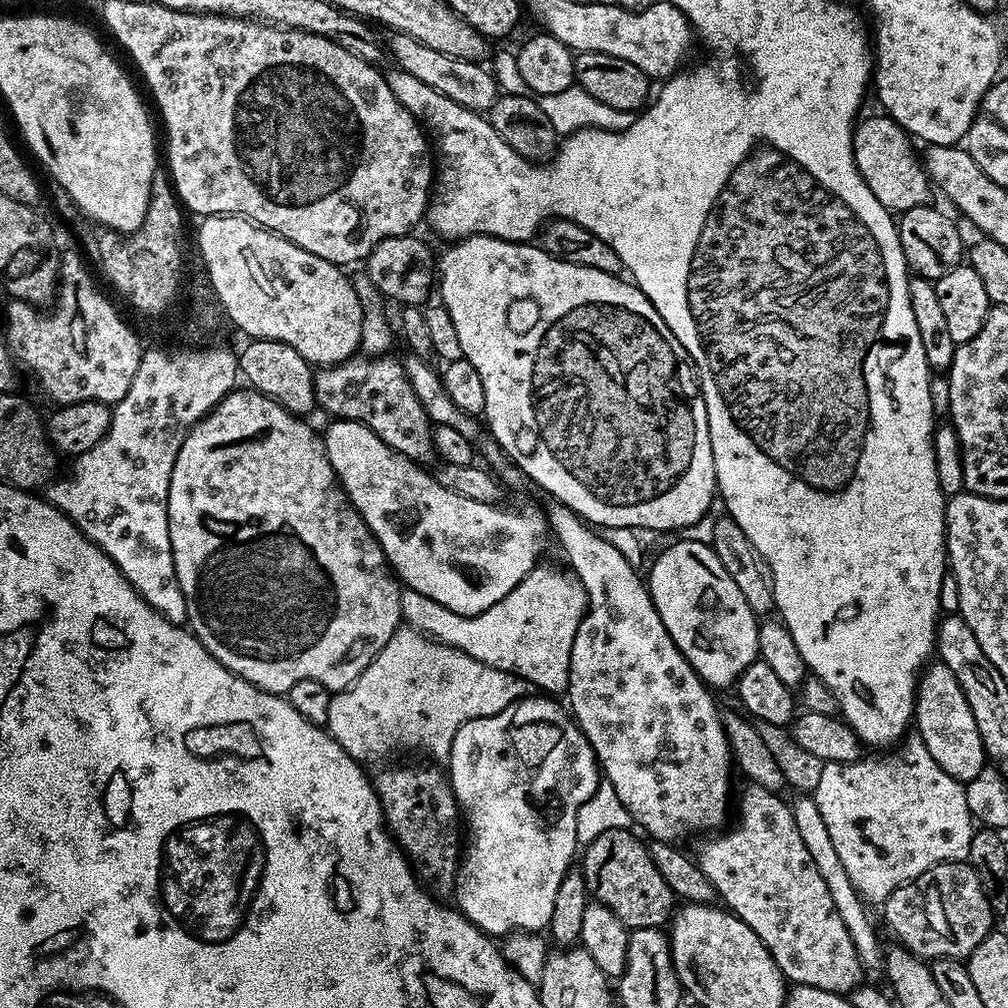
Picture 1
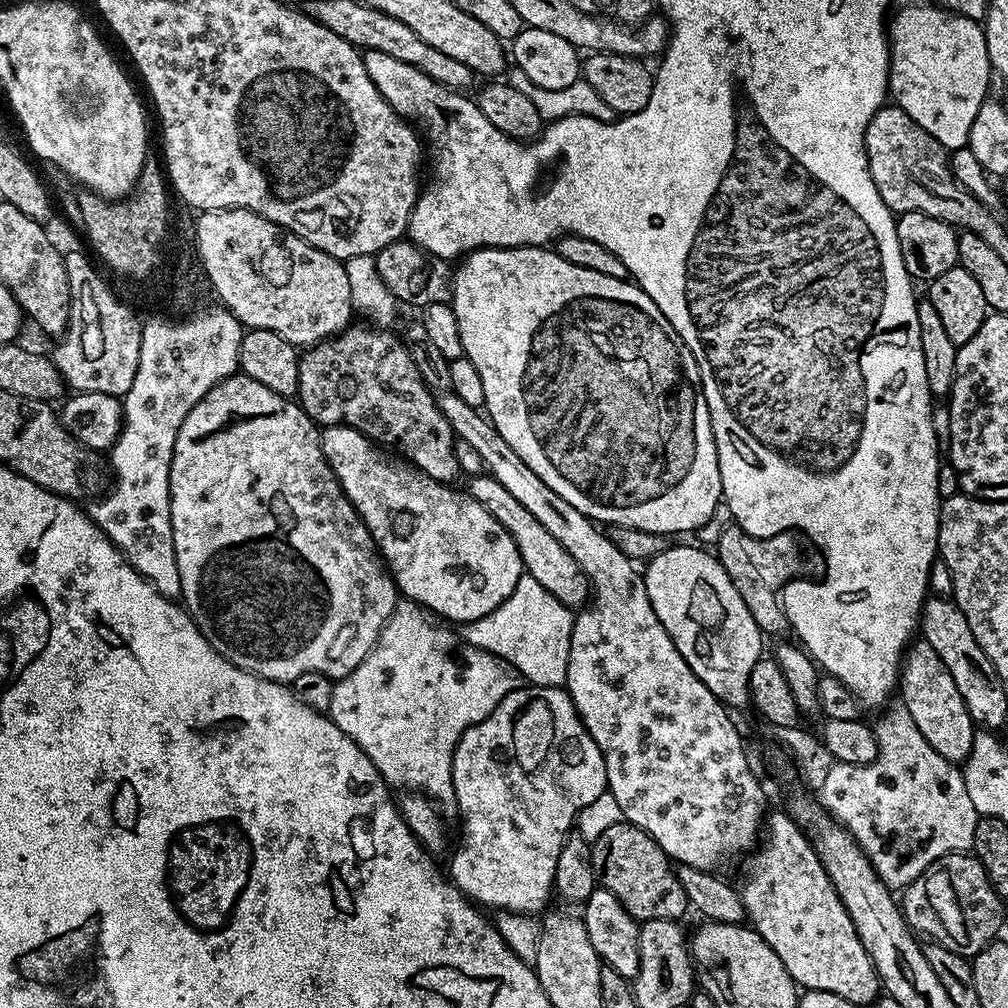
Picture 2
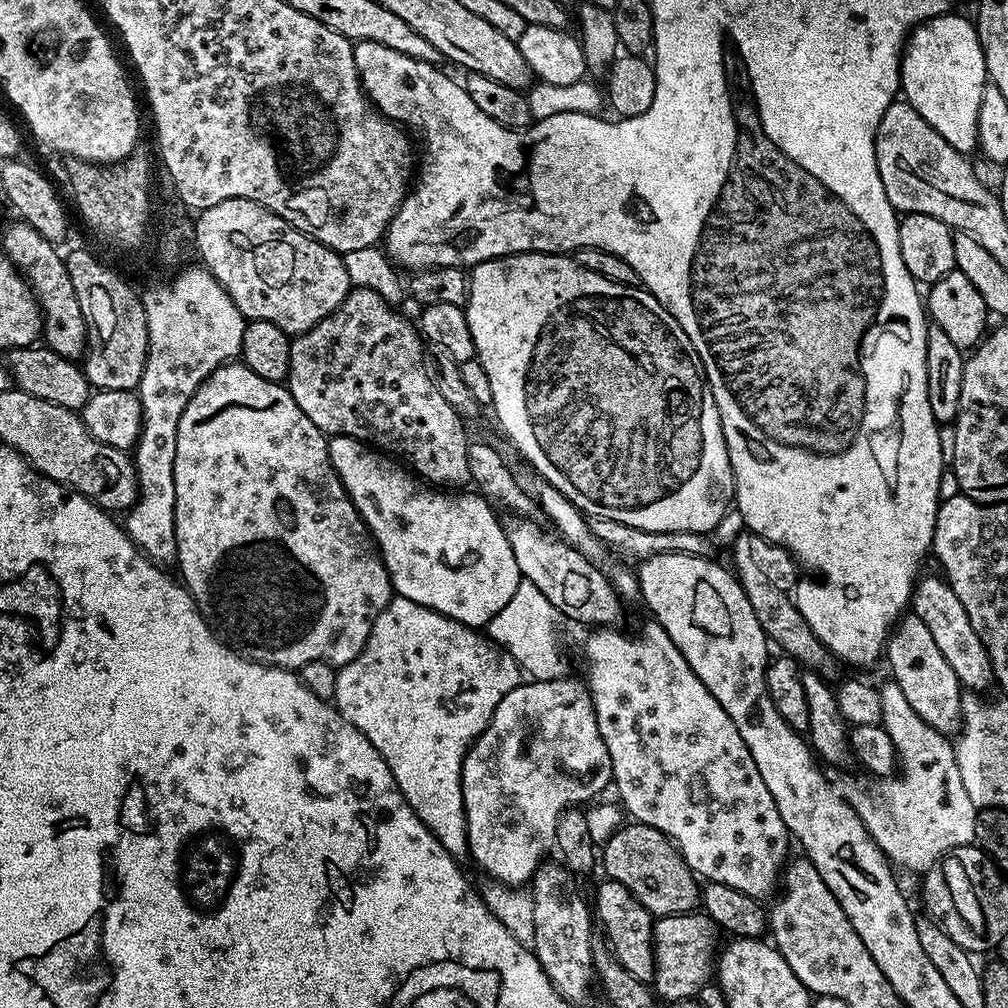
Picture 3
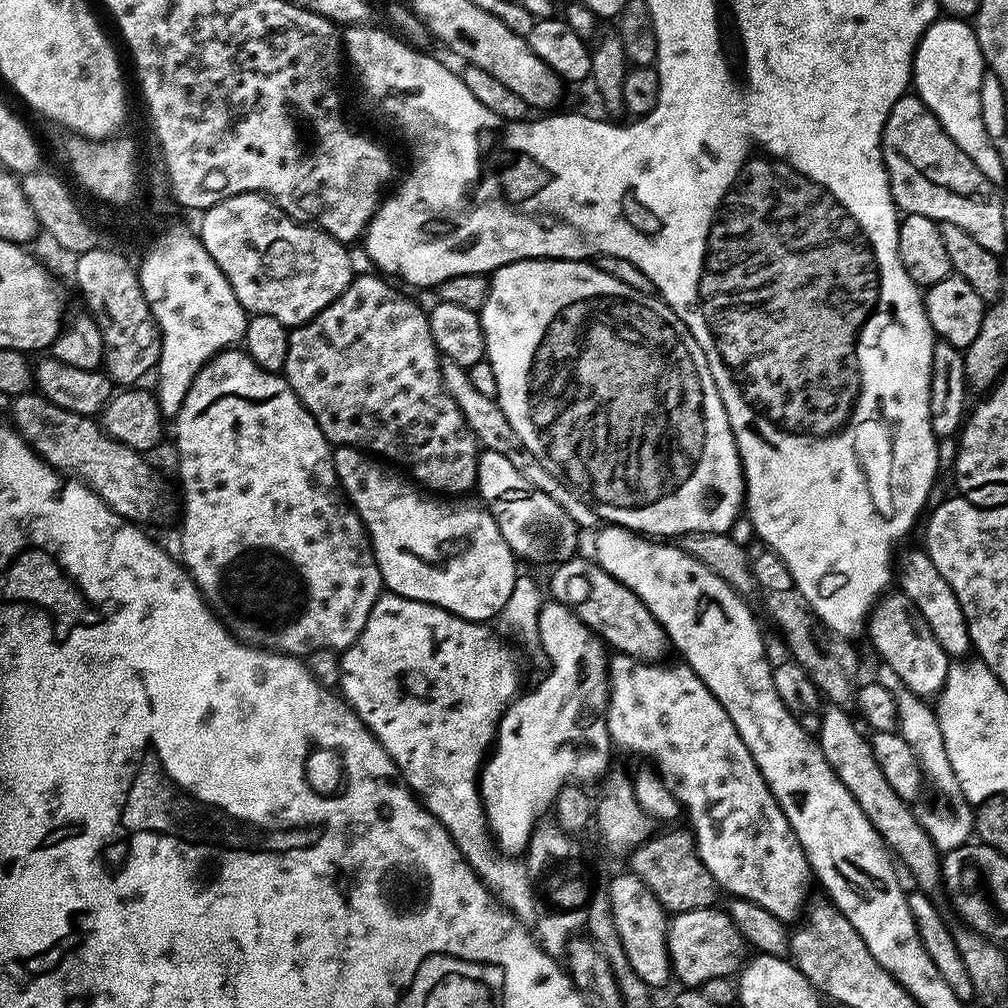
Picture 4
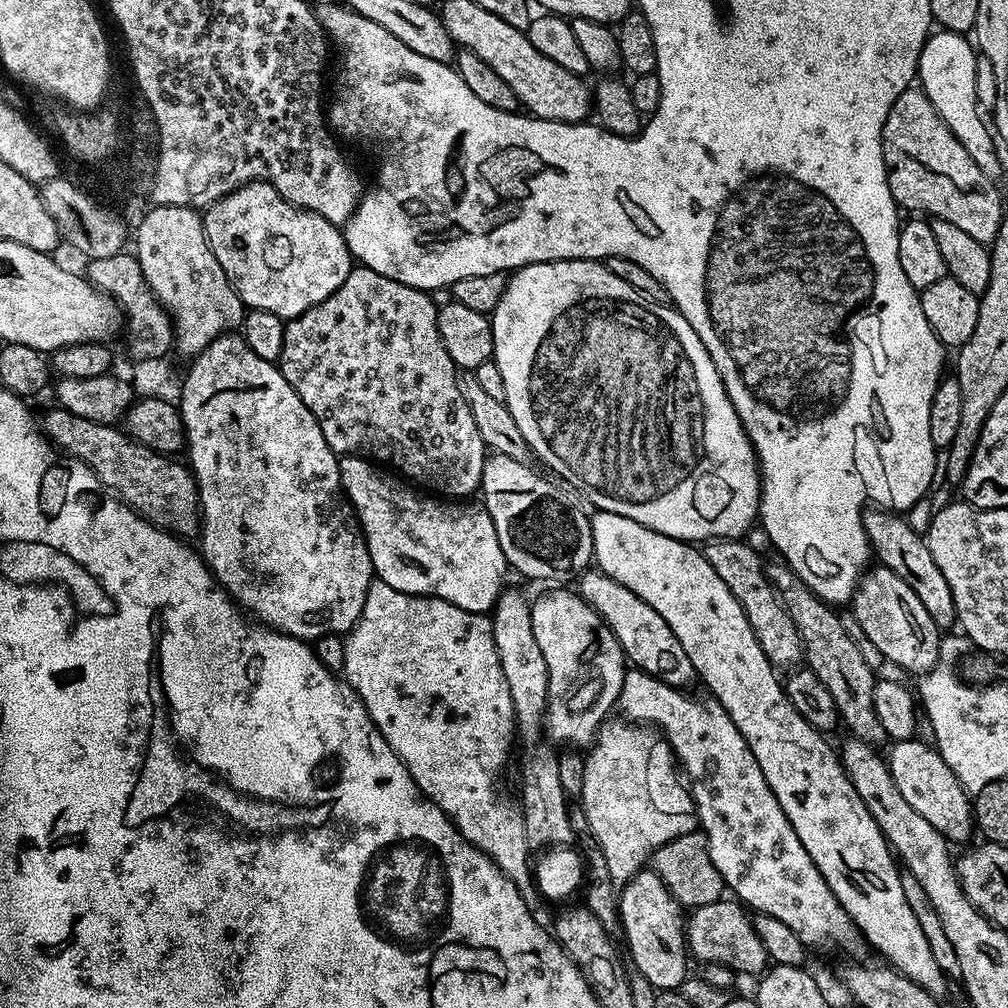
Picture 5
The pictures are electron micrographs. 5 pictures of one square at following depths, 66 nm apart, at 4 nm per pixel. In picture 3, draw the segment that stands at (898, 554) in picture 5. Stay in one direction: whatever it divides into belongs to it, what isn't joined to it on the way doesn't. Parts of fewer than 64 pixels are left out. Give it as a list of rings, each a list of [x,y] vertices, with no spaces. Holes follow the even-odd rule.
[[[938,576],[921,577],[912,590],[910,608],[912,614],[925,623],[933,641],[937,643],[938,650],[946,662],[950,663],[950,668],[967,691],[980,694],[983,693],[982,690],[995,683],[992,664],[985,647],[982,646],[978,634],[974,633],[962,602],[946,580]]]

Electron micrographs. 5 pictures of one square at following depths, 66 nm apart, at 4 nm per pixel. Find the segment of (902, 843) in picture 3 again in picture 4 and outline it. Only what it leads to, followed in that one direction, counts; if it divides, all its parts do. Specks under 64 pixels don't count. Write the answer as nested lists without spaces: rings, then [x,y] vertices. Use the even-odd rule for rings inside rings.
[[[880,662],[877,665],[874,682],[891,690],[893,707],[896,709],[897,731],[914,750],[925,779],[933,784],[935,790],[948,799],[949,804],[954,808],[954,811],[930,810],[926,813],[922,812],[919,815],[920,824],[927,830],[928,837],[934,842],[937,851],[947,852],[963,846],[971,839],[974,832],[974,810],[962,794],[958,780],[955,779],[954,770],[952,770],[946,747],[944,747],[944,738],[942,738],[935,709],[923,697],[914,694],[889,664]]]

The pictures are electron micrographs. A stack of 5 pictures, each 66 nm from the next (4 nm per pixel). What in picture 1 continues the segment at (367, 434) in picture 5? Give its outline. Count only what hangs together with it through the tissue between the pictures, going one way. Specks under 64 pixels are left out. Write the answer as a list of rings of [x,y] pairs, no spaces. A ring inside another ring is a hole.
[[[357,354],[335,366],[324,366],[315,373],[314,394],[317,405],[337,420],[353,420],[365,424],[386,446],[406,454],[417,462],[434,452],[432,433],[434,425],[429,420],[422,402],[411,388],[403,363],[391,360],[391,355],[365,356]]]

